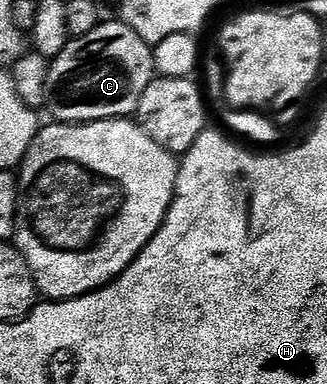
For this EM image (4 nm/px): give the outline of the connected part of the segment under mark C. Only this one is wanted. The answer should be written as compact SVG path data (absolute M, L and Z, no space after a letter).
M103 22L92 34L73 37L70 45L50 60L48 74L48 94L46 103L55 121L64 124L91 124L94 120L116 120L130 118L137 113L140 98L144 98L144 90L148 90L151 80L155 79L154 53L151 45L136 34L128 25L115 22Z

